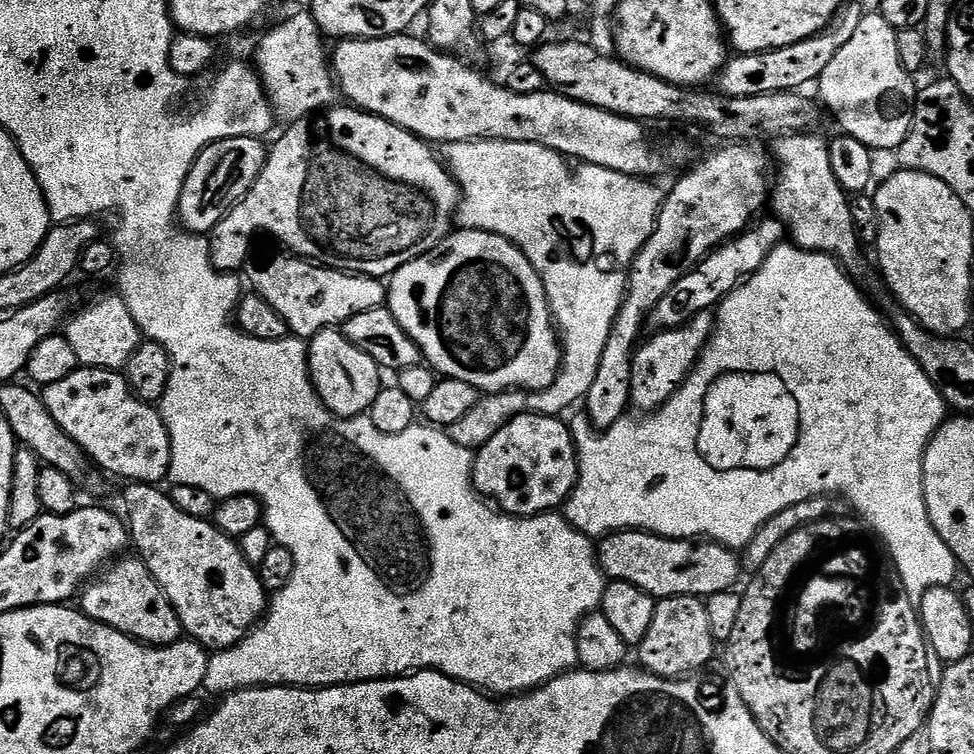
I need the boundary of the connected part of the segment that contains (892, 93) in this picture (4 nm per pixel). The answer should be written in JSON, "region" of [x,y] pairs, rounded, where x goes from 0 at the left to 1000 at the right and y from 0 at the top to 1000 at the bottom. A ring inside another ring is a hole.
{"region":[[[902,13],[888,15],[873,56],[856,72],[840,107],[841,131],[862,163],[861,174],[881,183],[881,188],[896,199],[920,199],[931,183],[940,149],[943,111],[936,107],[937,97],[926,88],[926,77],[922,77],[921,41]]]}

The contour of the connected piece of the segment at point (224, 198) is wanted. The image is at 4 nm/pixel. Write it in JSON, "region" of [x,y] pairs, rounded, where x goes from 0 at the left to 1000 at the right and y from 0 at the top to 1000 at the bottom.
{"region":[[[245,180],[244,183],[232,183],[211,194],[207,199],[205,208],[199,215],[191,241],[187,247],[185,259],[185,273],[183,277],[183,292],[190,306],[198,312],[213,312],[228,294],[228,289],[234,286],[242,271],[245,271],[261,247],[261,241],[267,235],[267,228],[271,224],[271,216],[275,212],[276,198],[271,196],[272,187],[266,180]]]}

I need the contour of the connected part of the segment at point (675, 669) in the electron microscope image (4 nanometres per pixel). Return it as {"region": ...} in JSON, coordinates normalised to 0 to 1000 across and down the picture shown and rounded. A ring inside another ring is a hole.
{"region":[[[689,790],[683,796],[675,794],[671,809],[671,825],[667,825],[667,836],[663,836],[663,846],[655,855],[657,865],[656,885],[662,891],[669,891],[672,897],[683,897],[685,902],[706,899],[718,886],[723,886],[731,875],[737,859],[737,851],[729,841],[729,824],[725,816],[723,796],[717,790]]]}

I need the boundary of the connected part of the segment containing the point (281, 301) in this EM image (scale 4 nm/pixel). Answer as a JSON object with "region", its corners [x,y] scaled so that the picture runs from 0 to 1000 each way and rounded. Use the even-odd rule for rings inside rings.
{"region":[[[303,337],[291,338],[260,344],[254,351],[253,362],[259,375],[256,377],[258,386],[285,411],[297,442],[305,448],[325,446],[331,438],[353,431],[362,416],[384,411],[395,402],[396,377],[393,370],[349,361],[346,355],[335,355]]]}

